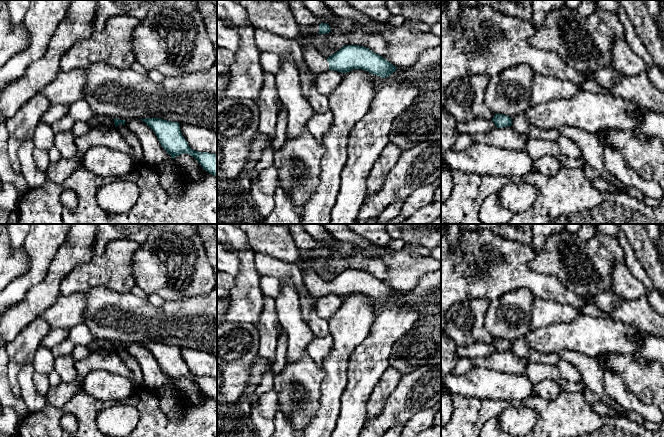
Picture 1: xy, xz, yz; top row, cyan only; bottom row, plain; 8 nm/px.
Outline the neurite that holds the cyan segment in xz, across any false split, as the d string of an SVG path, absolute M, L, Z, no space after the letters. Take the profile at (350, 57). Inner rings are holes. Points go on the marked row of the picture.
M254 0L255 2L283 1L289 4L301 36L297 40L301 45L303 58L308 68L315 74L335 70L347 73L354 69L362 69L382 78L389 77L397 69L392 63L370 49L347 45L330 57L323 56L312 44L314 34L326 34L331 31L330 26L317 18L301 0Z

